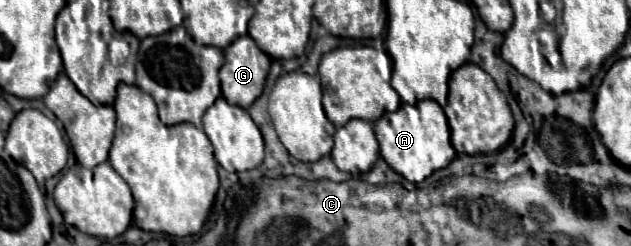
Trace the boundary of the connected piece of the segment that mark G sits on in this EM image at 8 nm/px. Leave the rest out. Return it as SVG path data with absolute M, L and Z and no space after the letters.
M242 35L242 39L236 39L234 43L230 43L230 47L224 49L224 57L226 61L220 69L222 95L230 105L248 109L262 95L264 81L270 69L270 57L262 49L258 49L258 45L254 43L254 39L250 39L250 35Z

